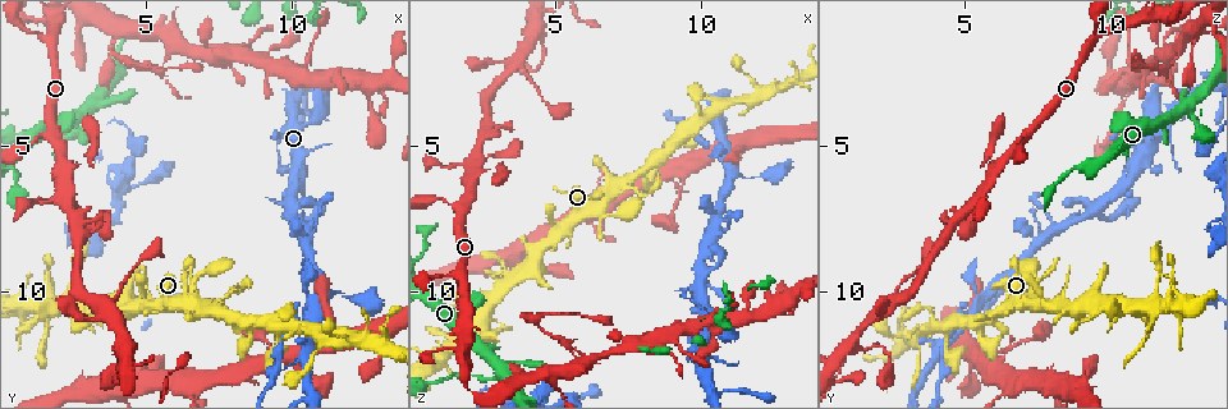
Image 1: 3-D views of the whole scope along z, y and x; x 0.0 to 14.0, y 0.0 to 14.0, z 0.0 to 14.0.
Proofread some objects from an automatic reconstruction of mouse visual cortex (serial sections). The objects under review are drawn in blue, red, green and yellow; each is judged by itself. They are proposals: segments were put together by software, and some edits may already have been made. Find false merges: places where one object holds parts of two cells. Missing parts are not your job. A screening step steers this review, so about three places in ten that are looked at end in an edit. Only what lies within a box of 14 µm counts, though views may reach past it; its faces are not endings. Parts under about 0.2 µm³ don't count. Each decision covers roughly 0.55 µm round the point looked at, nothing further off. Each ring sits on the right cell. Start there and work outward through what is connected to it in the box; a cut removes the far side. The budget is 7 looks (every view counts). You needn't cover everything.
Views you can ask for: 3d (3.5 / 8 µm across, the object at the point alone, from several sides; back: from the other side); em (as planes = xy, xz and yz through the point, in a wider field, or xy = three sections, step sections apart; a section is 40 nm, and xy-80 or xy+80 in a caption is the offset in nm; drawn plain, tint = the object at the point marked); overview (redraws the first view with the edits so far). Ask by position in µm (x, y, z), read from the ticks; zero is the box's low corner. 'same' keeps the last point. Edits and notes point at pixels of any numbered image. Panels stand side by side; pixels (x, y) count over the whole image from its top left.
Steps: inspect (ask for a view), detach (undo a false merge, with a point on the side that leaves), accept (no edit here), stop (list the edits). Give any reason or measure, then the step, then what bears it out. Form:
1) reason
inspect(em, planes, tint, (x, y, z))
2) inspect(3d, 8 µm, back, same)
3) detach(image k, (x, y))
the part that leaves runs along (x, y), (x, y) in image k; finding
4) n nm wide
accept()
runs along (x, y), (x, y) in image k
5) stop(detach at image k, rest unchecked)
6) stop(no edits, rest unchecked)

side arm on a straight run
inspect(3d, 8 µm, back, (3.1, 3.8, 12.6))

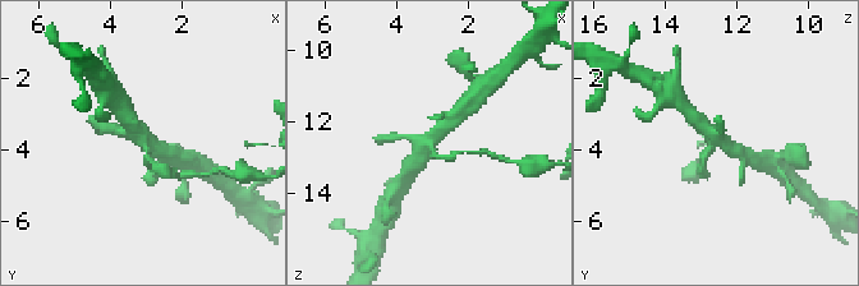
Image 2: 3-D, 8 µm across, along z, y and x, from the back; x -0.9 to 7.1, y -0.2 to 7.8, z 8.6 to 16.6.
closer look
inspect(3d, 3.5 µm, (3.1, 3.7, 12.6))

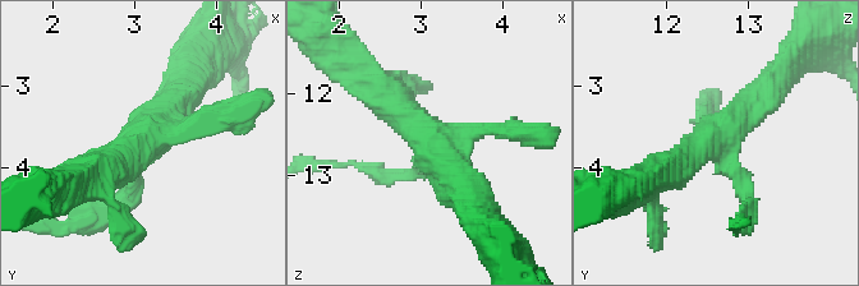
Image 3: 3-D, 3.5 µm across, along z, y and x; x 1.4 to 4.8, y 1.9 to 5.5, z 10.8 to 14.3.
shape alone is not enough
inspect(em, xy, step 5, tint, (3.10, 3.70, 12.60))

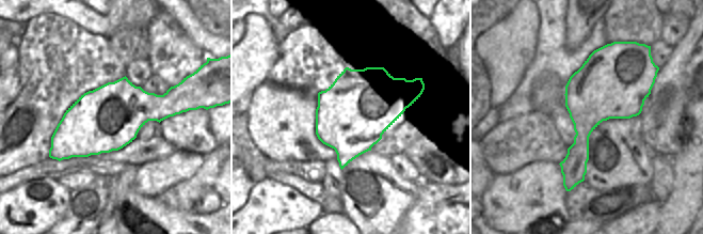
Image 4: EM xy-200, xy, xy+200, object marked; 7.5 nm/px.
accept()
runs along (373, 82), (440, 151), (468, 193) in image 3; all the same cell

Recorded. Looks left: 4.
inspect(3d, 8 µm, back, (5.8, 2.0, 12.1))

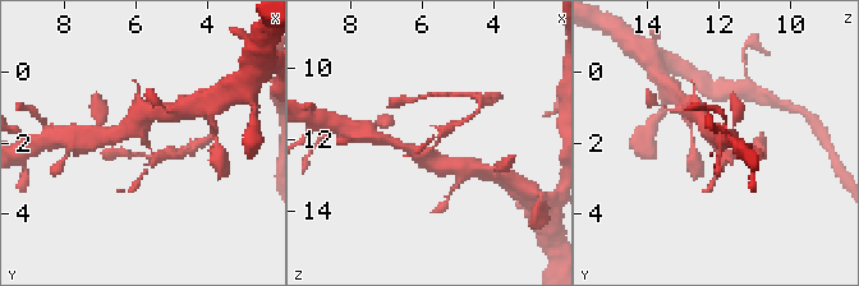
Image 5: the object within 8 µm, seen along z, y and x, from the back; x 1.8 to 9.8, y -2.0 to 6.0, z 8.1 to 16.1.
inspect(em, xy, step 5, tint, (5.8, 2.2, 12.2))

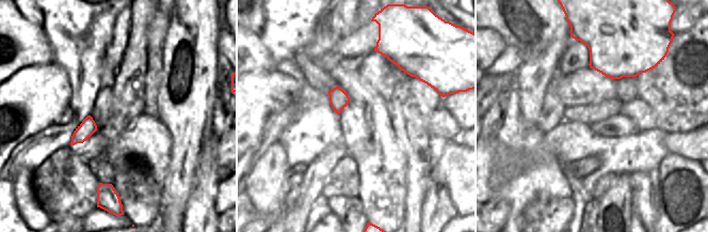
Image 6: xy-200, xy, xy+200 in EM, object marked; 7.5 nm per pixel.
detach(image 5, (444, 129))
the part that leaves runs along (439, 139), (478, 110) in image 5; a second cell is stuck on

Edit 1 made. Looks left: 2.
narrows sharply
inspect(3d, 3.5 µm, (9.7, 12.5, 4.2))

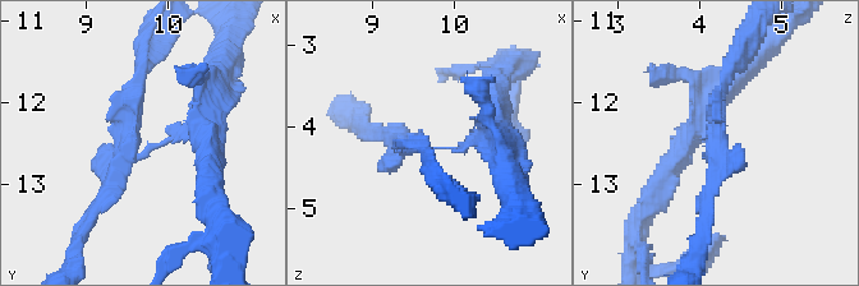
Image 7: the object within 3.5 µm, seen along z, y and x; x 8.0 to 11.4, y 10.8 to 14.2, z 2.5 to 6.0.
inspect(em, xy, step 3, tint, (9.75, 12.50, 4.25))

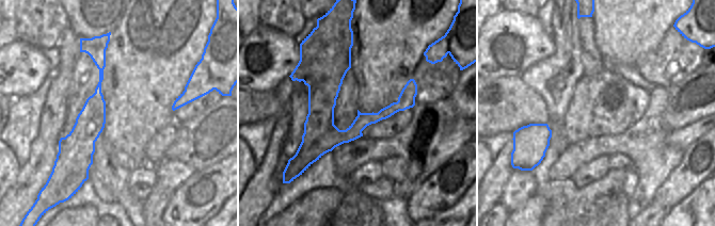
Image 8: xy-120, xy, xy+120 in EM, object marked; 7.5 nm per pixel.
detach(image 7, (124, 135))
the part that leaves runs along (164, 139), (128, 151), (141, 68) in image 7; two cells meet here

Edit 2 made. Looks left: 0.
stop(detach at image 5, detach at image 7, rest unchecked)

